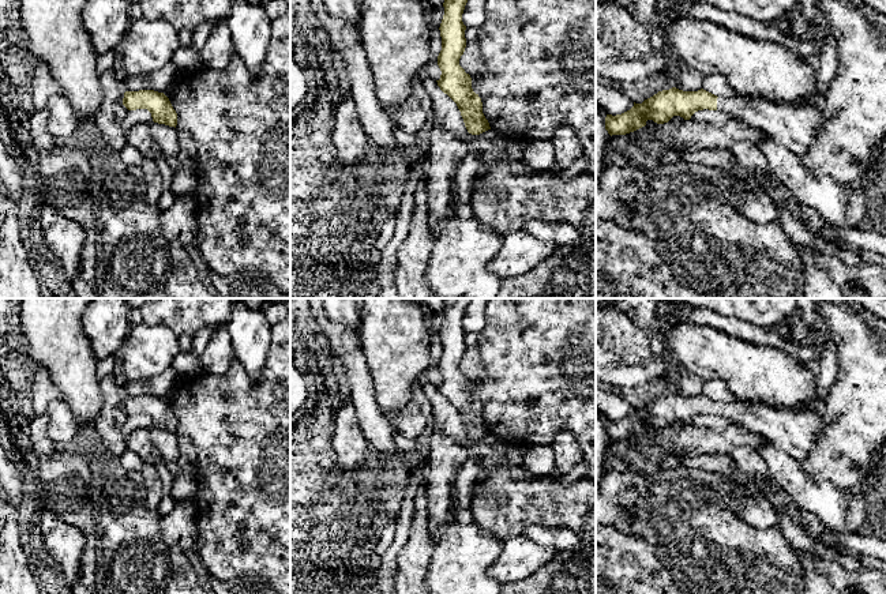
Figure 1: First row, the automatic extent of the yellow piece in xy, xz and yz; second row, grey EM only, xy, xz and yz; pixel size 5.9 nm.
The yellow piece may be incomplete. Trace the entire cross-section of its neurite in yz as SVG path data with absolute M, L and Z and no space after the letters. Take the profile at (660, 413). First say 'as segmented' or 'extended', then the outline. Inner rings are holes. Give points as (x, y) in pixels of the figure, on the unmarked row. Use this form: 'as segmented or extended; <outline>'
extended; M672 392L658 396L642 409L634 407L634 411L622 420L607 420L605 435L611 441L626 440L645 432L647 425L653 425L657 429L668 428L673 421L690 425L695 417L703 414L725 417L729 422L759 433L800 462L816 452L816 439L823 426L822 414L815 411L785 410L769 407L766 405L746 405L743 402L717 402L703 394L698 396L683 396Z

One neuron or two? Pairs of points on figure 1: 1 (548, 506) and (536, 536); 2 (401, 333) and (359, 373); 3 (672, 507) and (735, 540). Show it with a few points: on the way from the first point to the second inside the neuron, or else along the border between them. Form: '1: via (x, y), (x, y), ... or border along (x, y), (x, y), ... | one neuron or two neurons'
1: border along (571, 530), (528, 525), (521, 533) | two neurons
2: border along (357, 335), (376, 397) | two neurons
3: via (687, 522), (705, 540), (720, 540) | one neuron

